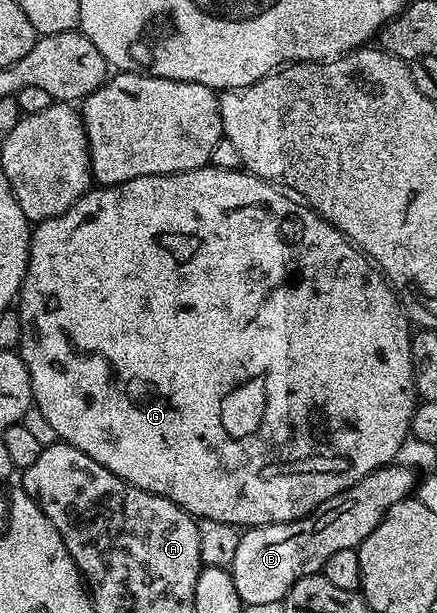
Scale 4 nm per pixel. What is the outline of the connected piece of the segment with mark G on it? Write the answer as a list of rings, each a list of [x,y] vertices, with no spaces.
[[[207,167],[193,169],[183,173],[161,173],[160,175],[144,175],[140,179],[128,179],[119,185],[103,185],[91,188],[78,202],[64,215],[56,215],[47,221],[37,222],[30,234],[30,254],[28,267],[22,280],[22,288],[18,291],[16,308],[22,324],[22,344],[20,352],[24,363],[28,367],[28,375],[32,383],[33,404],[42,412],[44,419],[48,419],[56,430],[58,441],[67,445],[75,445],[84,455],[96,459],[101,467],[108,467],[112,475],[128,485],[135,485],[149,493],[160,495],[172,503],[176,503],[183,511],[195,519],[212,519],[219,523],[235,527],[253,527],[255,525],[279,525],[285,521],[299,521],[318,509],[328,499],[348,491],[360,479],[372,475],[376,470],[383,469],[391,464],[394,457],[402,449],[402,444],[410,437],[410,424],[414,414],[414,406],[419,404],[420,398],[414,388],[414,364],[412,363],[412,322],[406,315],[393,285],[382,276],[373,261],[346,237],[332,223],[328,223],[315,213],[309,205],[293,196],[287,195],[279,186],[261,181],[253,173],[242,169],[224,171]]]

